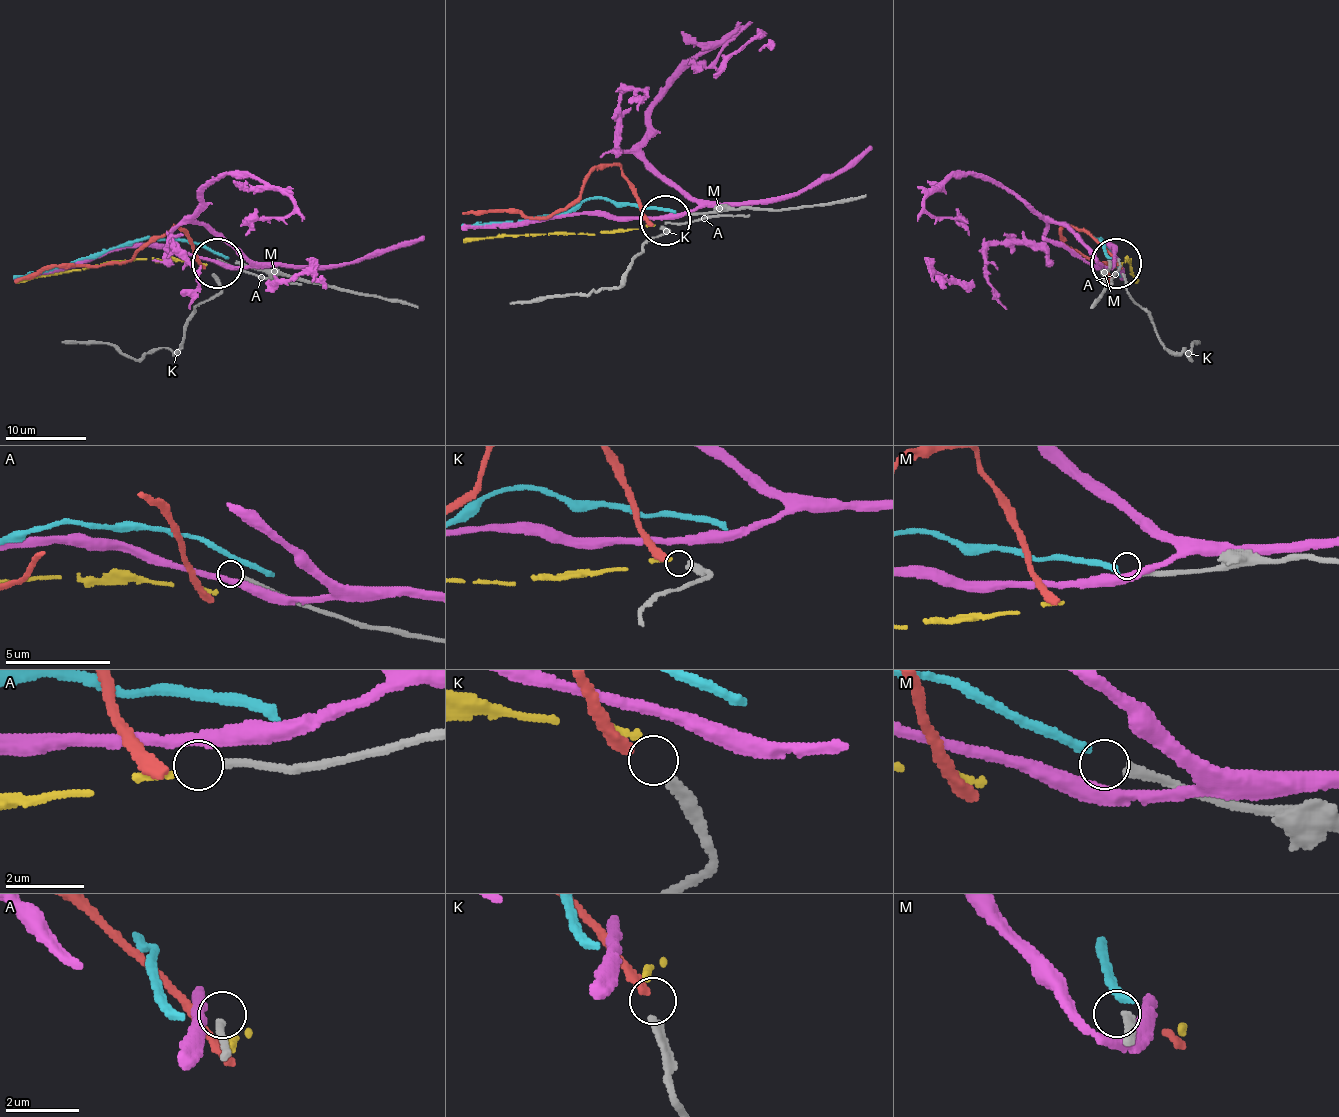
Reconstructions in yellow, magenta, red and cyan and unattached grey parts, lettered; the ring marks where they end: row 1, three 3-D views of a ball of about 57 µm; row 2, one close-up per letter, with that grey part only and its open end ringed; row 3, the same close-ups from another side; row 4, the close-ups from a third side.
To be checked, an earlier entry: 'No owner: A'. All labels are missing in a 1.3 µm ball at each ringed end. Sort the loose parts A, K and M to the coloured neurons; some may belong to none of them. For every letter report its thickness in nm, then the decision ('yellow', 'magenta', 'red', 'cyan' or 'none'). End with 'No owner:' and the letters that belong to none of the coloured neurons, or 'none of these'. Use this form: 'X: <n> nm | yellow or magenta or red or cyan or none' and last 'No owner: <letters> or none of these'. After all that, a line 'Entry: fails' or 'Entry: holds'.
A: 180 nm | none
K: 240 nm | red
M: 280 nm | cyan
No owner: A
Entry: holds

